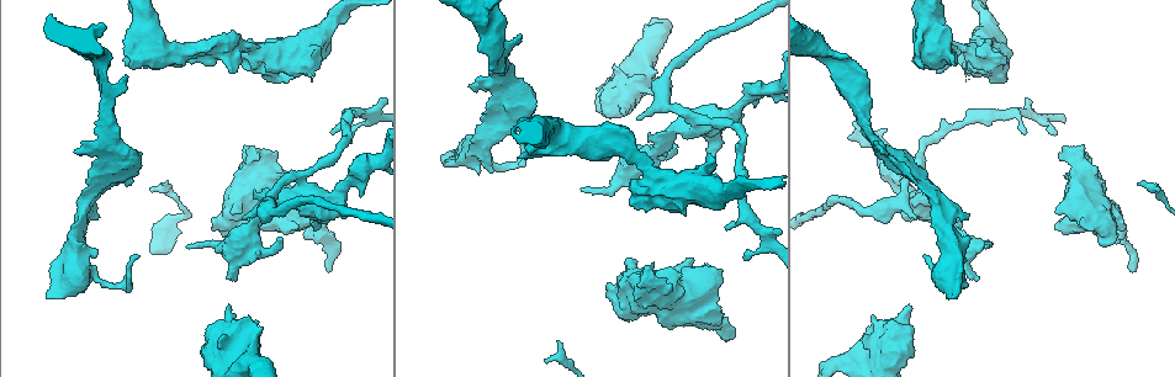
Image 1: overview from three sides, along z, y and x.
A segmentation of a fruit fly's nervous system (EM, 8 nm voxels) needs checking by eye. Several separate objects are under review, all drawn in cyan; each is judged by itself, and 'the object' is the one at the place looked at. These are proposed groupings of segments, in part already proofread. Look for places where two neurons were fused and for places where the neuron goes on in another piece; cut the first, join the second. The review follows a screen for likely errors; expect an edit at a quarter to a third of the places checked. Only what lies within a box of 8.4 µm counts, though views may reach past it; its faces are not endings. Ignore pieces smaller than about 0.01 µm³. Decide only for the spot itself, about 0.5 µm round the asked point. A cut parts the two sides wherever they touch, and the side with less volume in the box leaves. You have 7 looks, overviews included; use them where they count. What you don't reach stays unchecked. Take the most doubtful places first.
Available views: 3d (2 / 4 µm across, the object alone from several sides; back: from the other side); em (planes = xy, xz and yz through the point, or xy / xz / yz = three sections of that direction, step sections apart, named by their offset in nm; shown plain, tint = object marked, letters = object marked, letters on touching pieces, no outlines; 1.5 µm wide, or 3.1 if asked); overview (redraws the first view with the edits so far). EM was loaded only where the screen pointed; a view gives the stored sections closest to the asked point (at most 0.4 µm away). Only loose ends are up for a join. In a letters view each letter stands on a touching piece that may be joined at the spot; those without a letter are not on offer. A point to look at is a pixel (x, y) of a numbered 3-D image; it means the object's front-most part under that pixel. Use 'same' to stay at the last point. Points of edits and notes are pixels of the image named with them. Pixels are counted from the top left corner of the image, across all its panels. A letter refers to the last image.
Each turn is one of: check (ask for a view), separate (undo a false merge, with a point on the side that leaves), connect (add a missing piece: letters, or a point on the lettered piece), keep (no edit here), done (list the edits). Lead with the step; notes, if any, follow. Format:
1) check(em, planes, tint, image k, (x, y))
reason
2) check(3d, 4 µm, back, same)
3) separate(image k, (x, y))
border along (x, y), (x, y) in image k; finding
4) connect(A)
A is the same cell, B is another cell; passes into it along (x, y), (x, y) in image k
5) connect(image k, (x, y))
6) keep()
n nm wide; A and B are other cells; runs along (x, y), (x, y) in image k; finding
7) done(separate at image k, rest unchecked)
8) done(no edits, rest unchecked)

check(3d, 4 µm, image 1, (1078, 164))
sharp bend

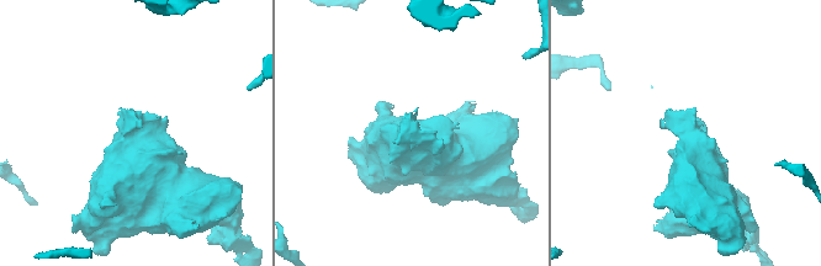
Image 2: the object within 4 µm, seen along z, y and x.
check(em, xz, step 4, letters, image 2, (694, 134))

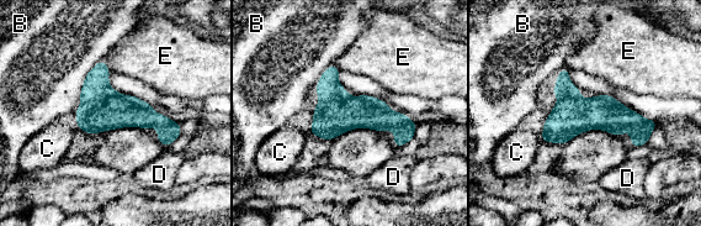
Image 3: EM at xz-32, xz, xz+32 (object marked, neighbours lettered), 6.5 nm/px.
check(em, planes, letters, same)
cut it another way

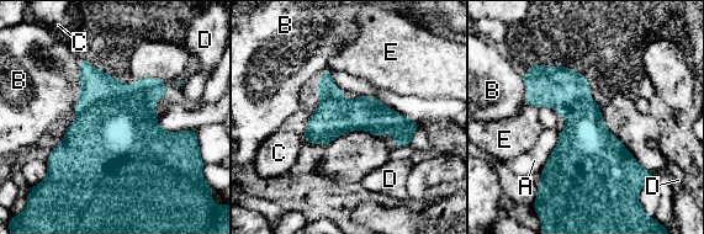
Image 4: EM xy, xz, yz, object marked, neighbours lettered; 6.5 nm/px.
keep()
A, B, C, D and E are other cells; runs along (416, 125), (331, 120), (306, 139) in image 4; continuous, no second neuron

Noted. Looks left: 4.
check(em, planes, letters, image 1, (221, 50))
arms part here

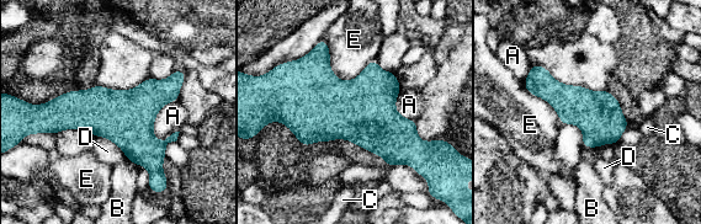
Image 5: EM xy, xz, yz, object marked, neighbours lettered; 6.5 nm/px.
keep()
A, B, C, D and E are other cells; border along (96, 137), (109, 138), (126, 158) in image 5; all the same neuron

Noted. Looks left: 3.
check(3d, 2 µm, back, image 1, (723, 338))
free end

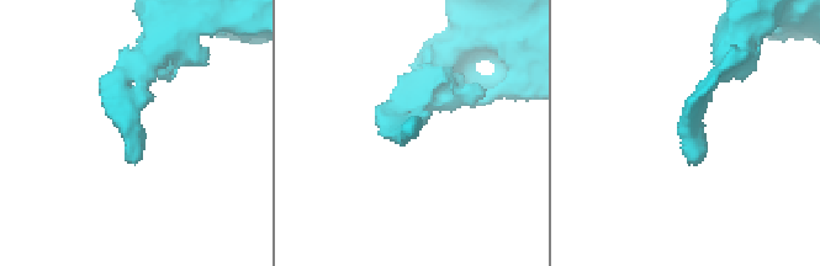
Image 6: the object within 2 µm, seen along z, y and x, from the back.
check(em, planes, letters, image 6, (688, 160))
shape alone is not enough

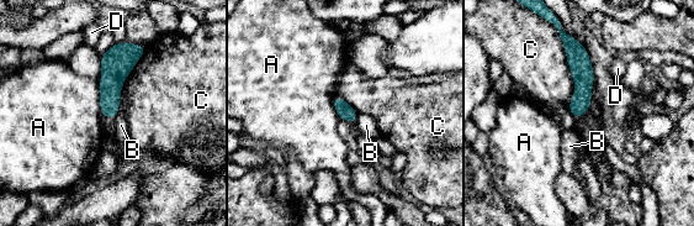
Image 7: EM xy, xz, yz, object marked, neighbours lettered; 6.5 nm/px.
connect(B)
C touches over 500 nm; B is the same cell, A, C and D are other cells; the neuron continues

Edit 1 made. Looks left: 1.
done(connect at image 7, rest unchecked)

